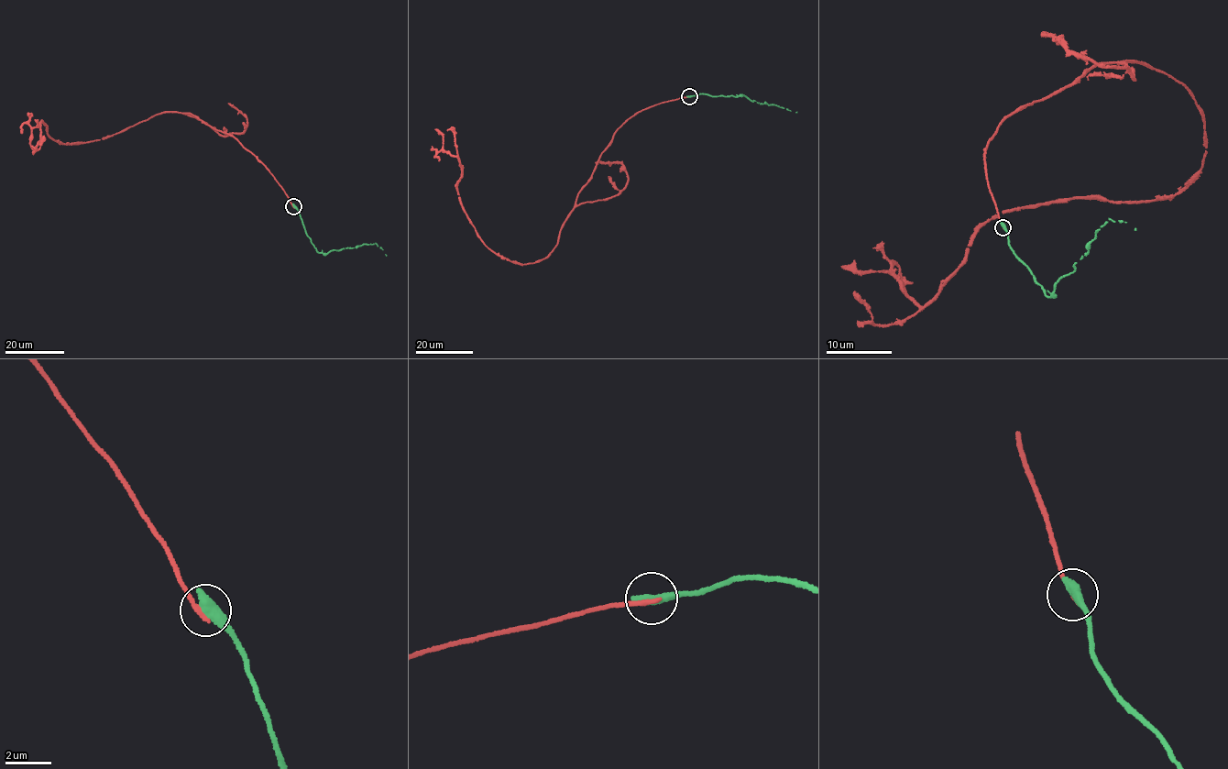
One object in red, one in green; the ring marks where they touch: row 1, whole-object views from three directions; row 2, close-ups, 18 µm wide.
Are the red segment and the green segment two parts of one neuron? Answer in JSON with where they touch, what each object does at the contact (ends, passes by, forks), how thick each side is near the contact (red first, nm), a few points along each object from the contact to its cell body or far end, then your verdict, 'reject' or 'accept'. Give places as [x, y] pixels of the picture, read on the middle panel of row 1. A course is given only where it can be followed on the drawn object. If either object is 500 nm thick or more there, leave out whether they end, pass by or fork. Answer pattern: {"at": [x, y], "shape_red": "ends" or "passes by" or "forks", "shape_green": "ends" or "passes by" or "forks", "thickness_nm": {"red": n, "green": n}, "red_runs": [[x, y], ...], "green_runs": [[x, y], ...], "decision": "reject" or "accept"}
{"at": [689, 96], "thickness_nm": {"red": 240, "green": 550}, "red_runs": [[688, 96], [622, 124], [557, 245], [536, 262], [487, 247], [460, 198], [456, 157], [440, 151], [438, 160]], "green_runs": [[689, 96], [705, 93], [714, 96], [744, 95], [760, 104], [796, 112]], "decision": "reject"}

